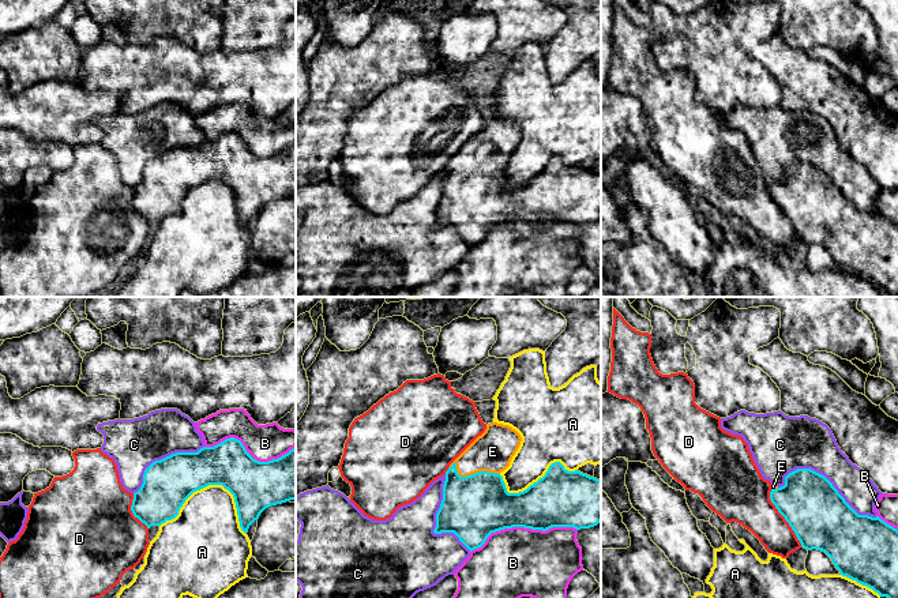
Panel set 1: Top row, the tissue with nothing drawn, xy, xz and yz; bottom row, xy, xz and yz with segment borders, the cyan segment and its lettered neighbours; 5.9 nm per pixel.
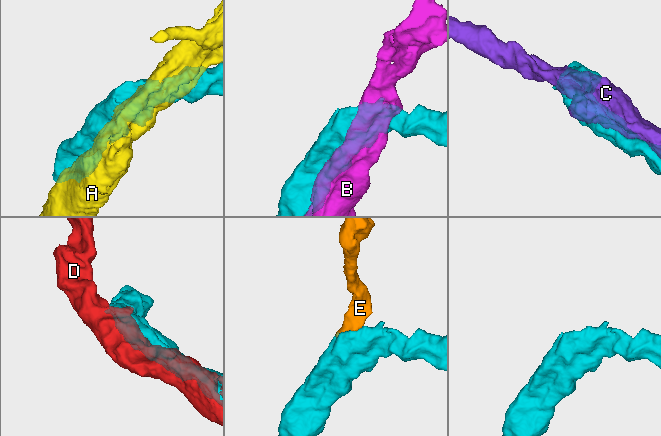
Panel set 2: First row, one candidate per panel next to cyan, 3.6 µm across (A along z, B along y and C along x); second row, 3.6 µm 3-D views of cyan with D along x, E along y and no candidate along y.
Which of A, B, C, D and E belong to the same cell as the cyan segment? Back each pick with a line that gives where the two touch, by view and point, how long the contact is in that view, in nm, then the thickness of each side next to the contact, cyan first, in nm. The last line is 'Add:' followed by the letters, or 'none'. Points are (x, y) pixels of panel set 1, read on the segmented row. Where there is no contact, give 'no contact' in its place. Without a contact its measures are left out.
E: contact xz (472, 474); length 300 nm; calibres 380 and 240 nm
Add: E

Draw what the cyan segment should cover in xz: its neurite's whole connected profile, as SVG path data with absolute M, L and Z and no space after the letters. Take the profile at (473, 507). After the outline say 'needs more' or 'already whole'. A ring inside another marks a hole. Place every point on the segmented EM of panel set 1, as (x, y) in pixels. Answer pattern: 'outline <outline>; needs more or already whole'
outline M492 422L448 467L443 485L443 500L436 514L435 534L454 533L471 552L481 548L486 538L496 531L525 527L546 531L552 527L590 529L601 522L601 479L578 470L568 471L560 462L549 466L542 478L519 493L508 493L503 477L504 471L521 445L521 435L508 425Z; needs more

